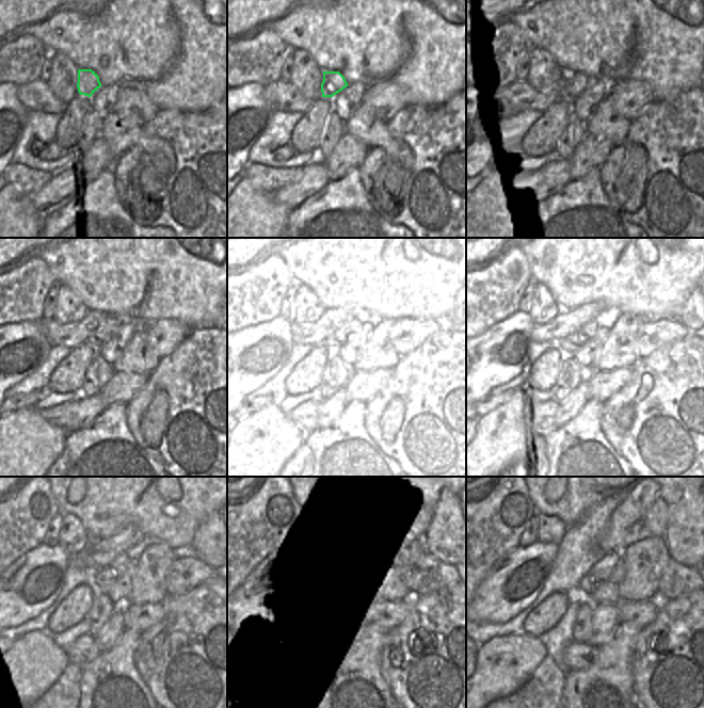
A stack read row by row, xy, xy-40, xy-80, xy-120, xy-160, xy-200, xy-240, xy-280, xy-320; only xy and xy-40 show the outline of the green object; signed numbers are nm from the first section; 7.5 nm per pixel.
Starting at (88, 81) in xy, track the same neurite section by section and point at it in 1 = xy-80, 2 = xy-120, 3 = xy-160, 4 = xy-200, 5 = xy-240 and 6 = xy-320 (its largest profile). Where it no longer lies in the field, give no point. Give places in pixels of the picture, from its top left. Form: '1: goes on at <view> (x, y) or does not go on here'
1: goes on at xy-80 (573, 84)
2: goes on at xy-120 (101, 335)
3: goes on at xy-160 (339, 337)
4: goes on at xy-200 (573, 342)
5: goes on at xy-240 (122, 564)
6: goes on at xy-320 (602, 570)

